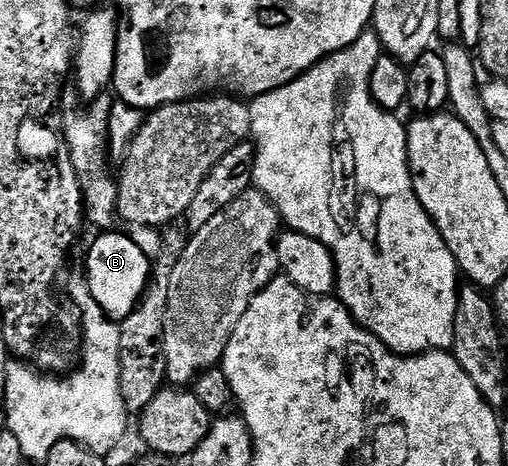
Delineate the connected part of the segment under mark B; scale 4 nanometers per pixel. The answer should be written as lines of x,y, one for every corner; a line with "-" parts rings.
113,230
97,235
98,238
93,242
84,262
84,269
93,298
111,321
121,322
142,299
146,283
150,281
152,262
144,256
144,252
140,252
140,248
136,248
129,233
118,233
119,231

